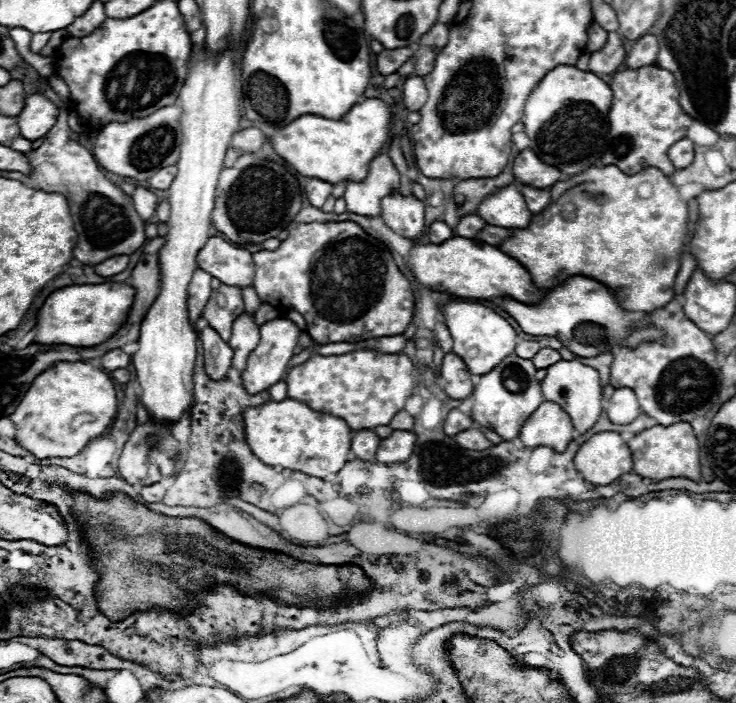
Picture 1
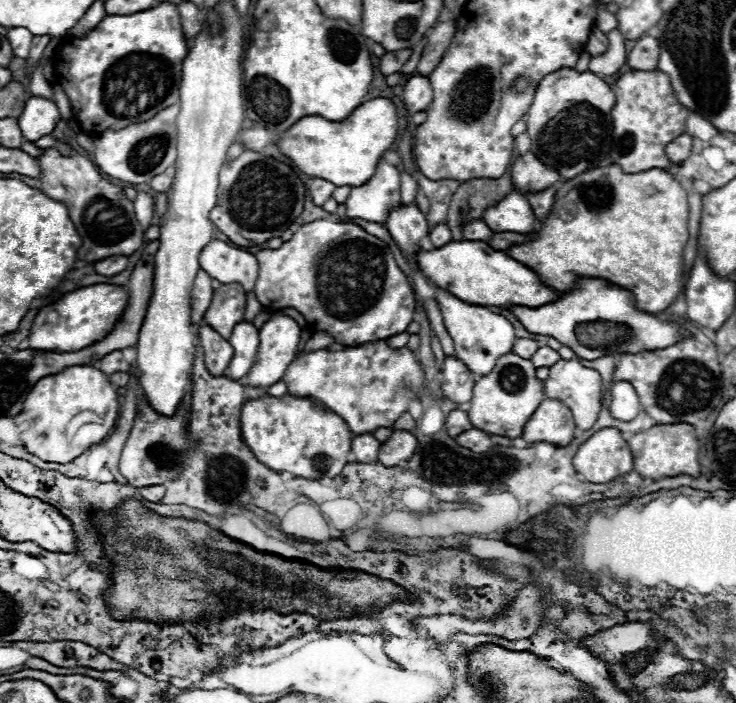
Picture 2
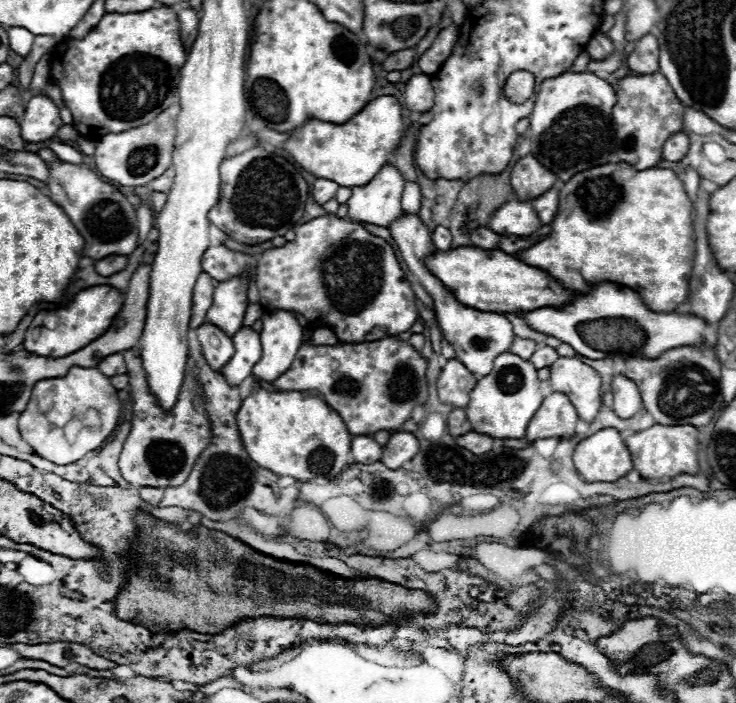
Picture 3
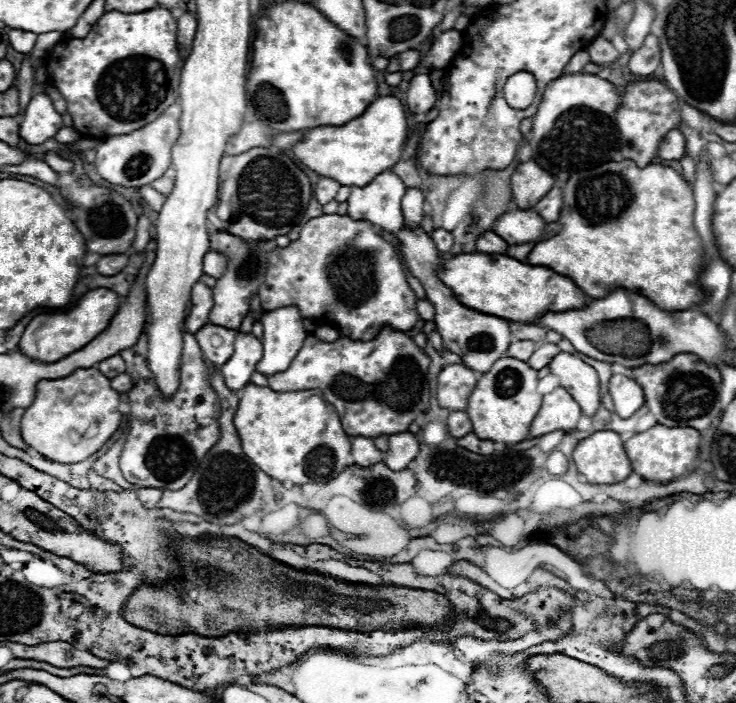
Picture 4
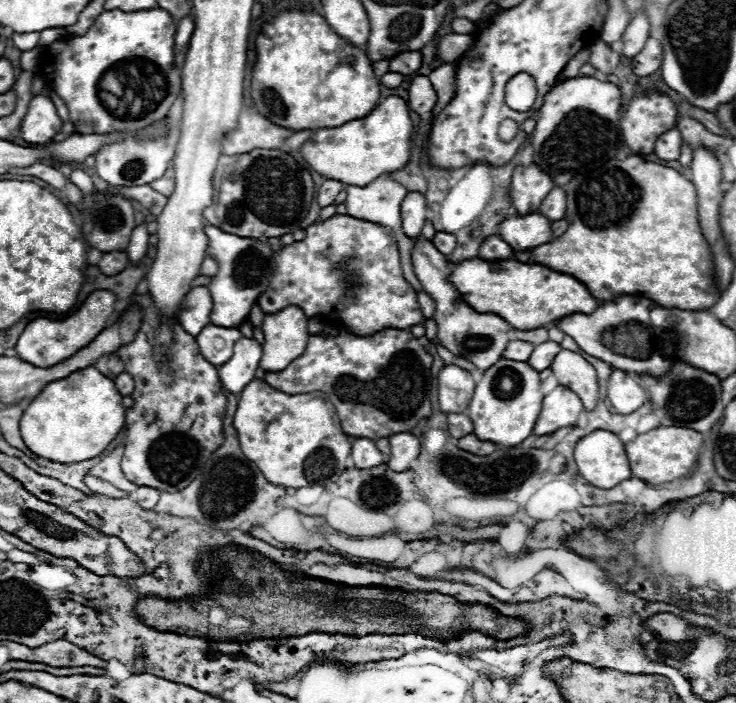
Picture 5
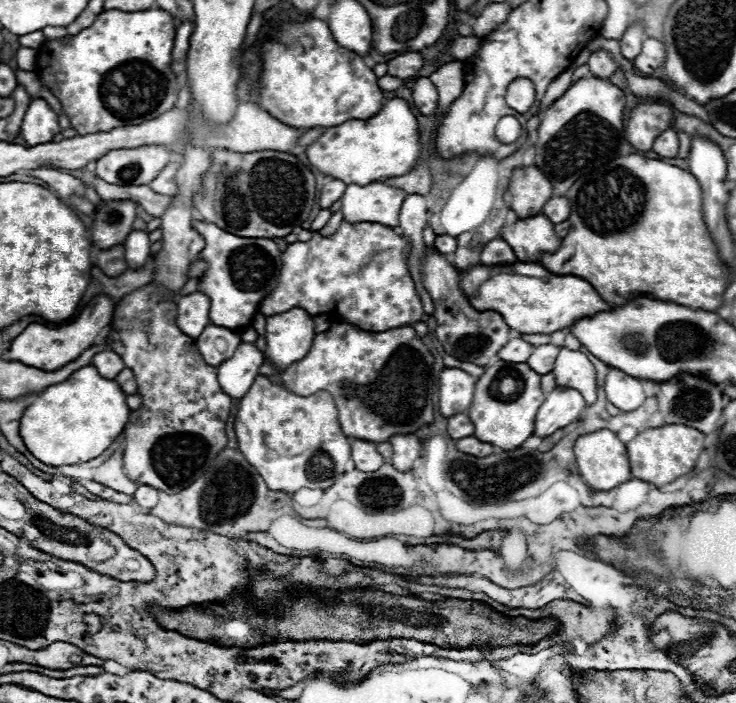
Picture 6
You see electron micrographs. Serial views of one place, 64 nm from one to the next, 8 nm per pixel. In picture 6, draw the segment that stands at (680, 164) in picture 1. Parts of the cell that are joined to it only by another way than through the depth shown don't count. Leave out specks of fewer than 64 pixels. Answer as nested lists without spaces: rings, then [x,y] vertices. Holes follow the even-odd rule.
[[[676,130],[662,132],[654,142],[654,152],[662,158],[676,158],[678,156],[678,134]]]

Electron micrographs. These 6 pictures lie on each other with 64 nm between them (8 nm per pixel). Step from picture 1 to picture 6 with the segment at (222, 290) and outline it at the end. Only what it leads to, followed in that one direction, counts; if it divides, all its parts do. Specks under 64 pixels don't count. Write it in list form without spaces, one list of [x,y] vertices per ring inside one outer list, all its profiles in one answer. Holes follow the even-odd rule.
[[[196,222],[196,230],[206,240],[200,258],[210,264],[208,274],[204,274],[198,284],[198,290],[208,294],[212,302],[210,322],[230,330],[250,326],[264,294],[270,294],[276,288],[276,278],[280,274],[280,248],[270,238],[240,238],[208,222]]]

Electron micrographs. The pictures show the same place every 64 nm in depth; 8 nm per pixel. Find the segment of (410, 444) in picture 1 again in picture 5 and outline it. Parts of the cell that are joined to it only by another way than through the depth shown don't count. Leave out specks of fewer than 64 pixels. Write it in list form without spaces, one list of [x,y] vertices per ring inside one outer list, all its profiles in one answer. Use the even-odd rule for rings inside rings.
[[[400,432],[390,436],[390,460],[388,466],[394,472],[404,472],[410,468],[410,462],[420,454],[420,440],[410,432]]]

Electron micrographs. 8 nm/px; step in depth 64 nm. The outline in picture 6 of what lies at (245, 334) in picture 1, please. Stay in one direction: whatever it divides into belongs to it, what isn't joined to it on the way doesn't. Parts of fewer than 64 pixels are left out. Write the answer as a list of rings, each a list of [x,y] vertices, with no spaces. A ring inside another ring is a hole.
[[[242,342],[234,356],[218,366],[218,382],[222,390],[232,398],[242,398],[258,376],[258,368],[264,362],[264,354],[252,342]]]

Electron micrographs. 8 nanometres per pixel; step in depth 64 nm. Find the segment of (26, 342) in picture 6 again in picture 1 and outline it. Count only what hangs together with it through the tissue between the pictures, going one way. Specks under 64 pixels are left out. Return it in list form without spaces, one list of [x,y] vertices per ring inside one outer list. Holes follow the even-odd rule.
[[[128,284],[72,285],[48,296],[37,316],[38,334],[34,342],[68,342],[70,346],[96,346],[112,338],[128,318],[136,290]]]

